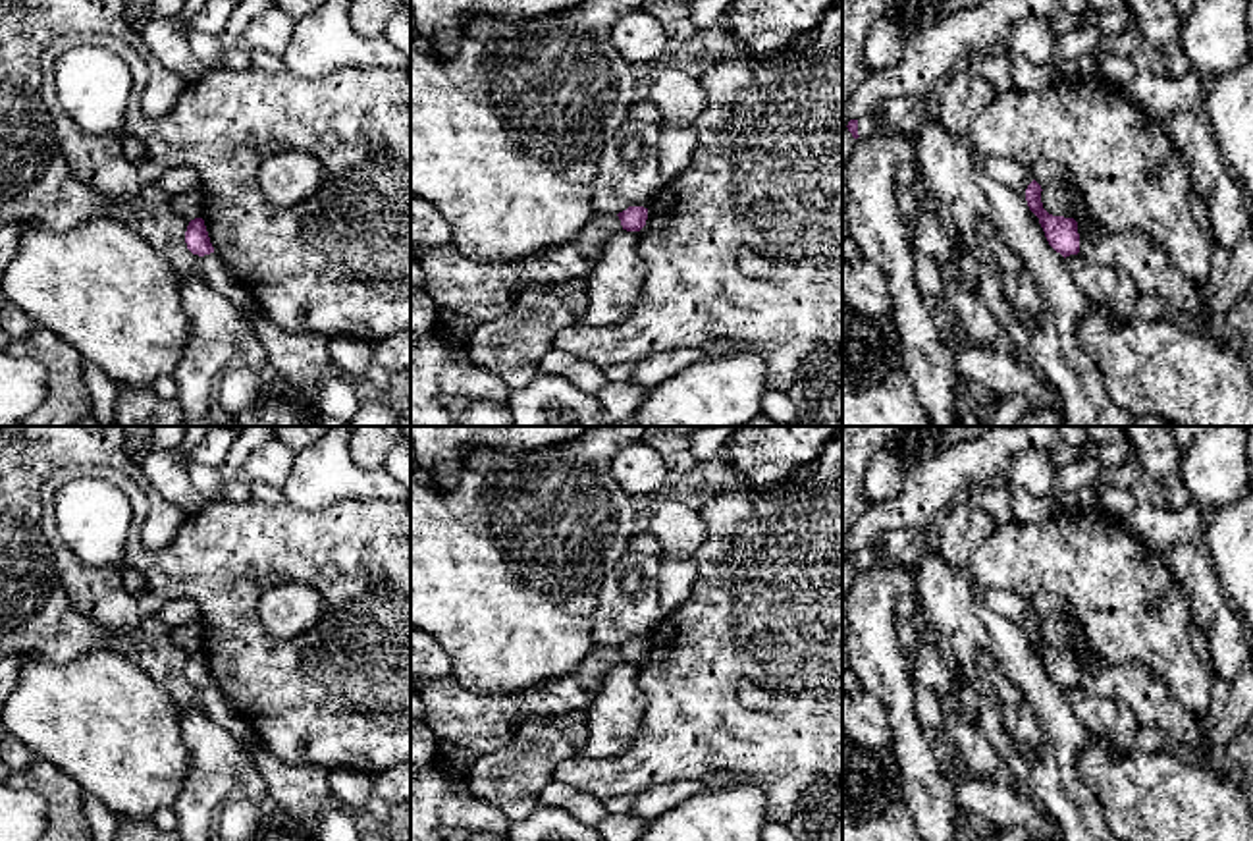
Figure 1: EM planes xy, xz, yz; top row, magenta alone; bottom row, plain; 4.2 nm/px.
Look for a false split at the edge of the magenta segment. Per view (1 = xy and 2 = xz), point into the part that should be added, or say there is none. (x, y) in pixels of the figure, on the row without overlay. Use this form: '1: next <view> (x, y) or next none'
1: next none
2: next xz (613, 714)

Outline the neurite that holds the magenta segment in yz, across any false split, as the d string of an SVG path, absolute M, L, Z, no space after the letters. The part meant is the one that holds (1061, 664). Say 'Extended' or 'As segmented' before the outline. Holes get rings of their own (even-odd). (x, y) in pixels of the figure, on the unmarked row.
Extended. M1035 611L1027 617L1027 638L1039 650L1049 677L1064 691L1080 685L1089 694L1126 702L1139 725L1159 727L1172 748L1209 743L1211 727L1203 716L1184 710L1166 683L1135 664L1091 662L1074 650L1053 648L1043 640L1041 623Z

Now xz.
Extended. M628 638L617 648L623 660L609 669L600 691L584 704L590 739L578 756L621 756L640 729L644 694L638 687L638 664L646 658L648 640Z

